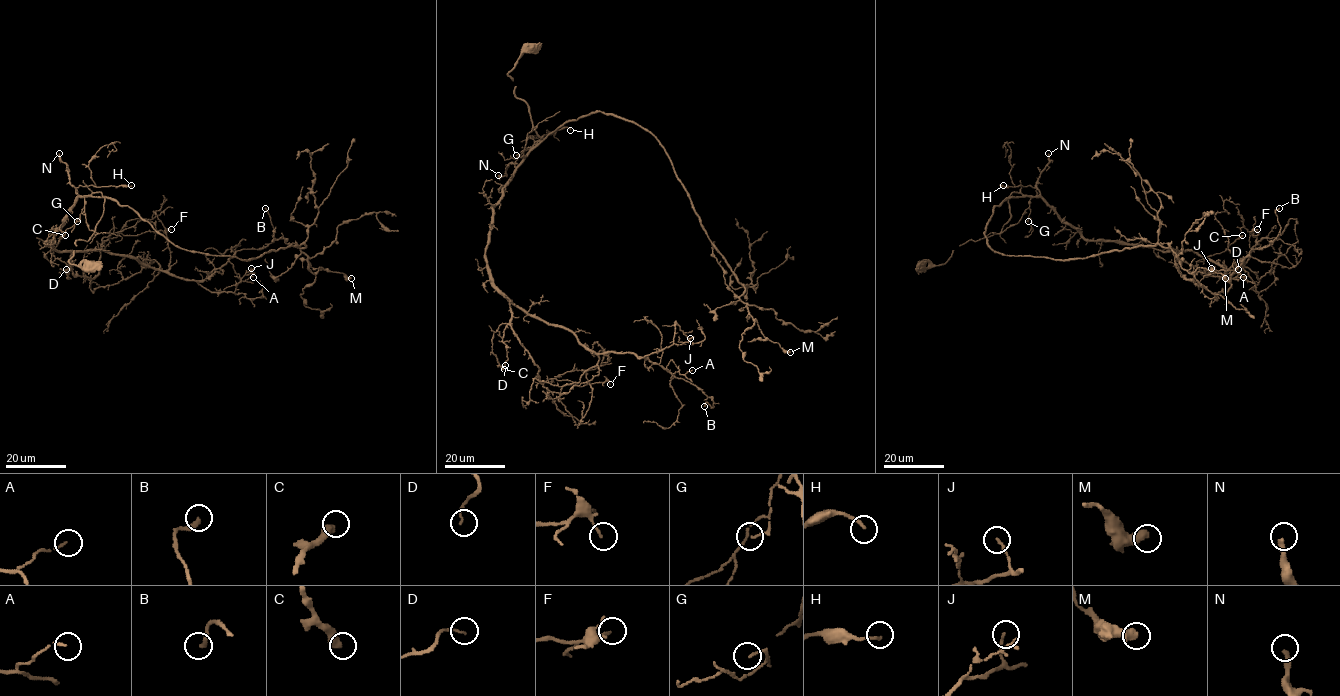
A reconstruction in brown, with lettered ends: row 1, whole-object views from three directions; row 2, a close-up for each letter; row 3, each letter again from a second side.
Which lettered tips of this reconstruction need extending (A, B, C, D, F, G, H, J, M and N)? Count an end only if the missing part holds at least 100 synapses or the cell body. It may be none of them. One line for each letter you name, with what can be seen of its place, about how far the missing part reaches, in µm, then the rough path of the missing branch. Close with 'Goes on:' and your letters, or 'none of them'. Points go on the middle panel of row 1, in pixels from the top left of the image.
N: (498, 175) | 70 µm | (498, 175), (496, 168), (489, 163), (494, 175), (487, 183), (489, 192), (502, 203), (510, 221), (522, 228)
Goes on: N

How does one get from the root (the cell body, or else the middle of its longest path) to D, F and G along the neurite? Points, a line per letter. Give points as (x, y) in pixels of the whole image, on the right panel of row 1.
D: (921, 266), (943, 265), (969, 240), (1015, 225), (1041, 197), (1086, 238), (1173, 251), (1220, 277), (1238, 269)
F: (921, 266), (1015, 225), (1032, 197), (1086, 238), (1173, 251), (1204, 276), (1234, 278), (1257, 229)
G: (921, 266), (943, 265), (953, 250), (969, 240), (997, 234), (1017, 224), (1028, 208), (1028, 221)

